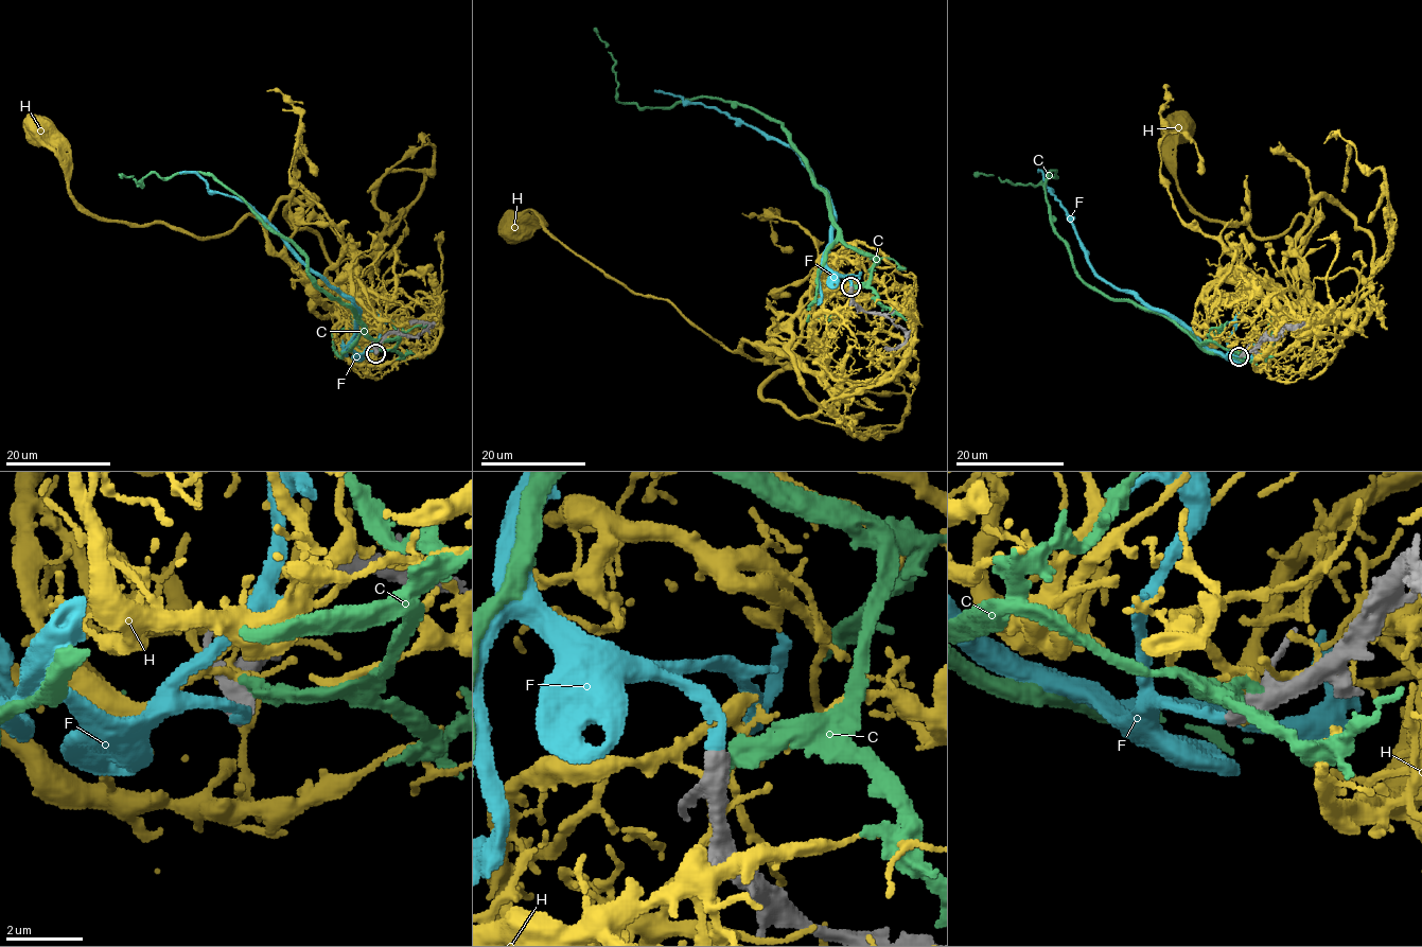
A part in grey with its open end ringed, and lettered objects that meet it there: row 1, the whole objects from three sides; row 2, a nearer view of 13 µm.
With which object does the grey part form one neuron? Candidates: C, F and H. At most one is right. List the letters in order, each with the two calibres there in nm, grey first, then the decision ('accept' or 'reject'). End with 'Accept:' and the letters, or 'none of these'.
C: 550/360 nm | reject
F: 550/320 nm | accept
H: 500/110 nm | reject
Accept: F

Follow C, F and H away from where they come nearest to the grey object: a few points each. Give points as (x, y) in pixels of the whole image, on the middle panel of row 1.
C: (852, 291), (874, 259), (844, 242), (779, 123), (715, 98), (625, 103), (595, 27)
F: (852, 286), (825, 260), (831, 198), (800, 157), (782, 141), (720, 111), (654, 90)
H: (852, 291), (825, 292), (808, 338), (733, 351), (670, 303), (631, 292), (567, 249), (532, 210), (514, 227)

